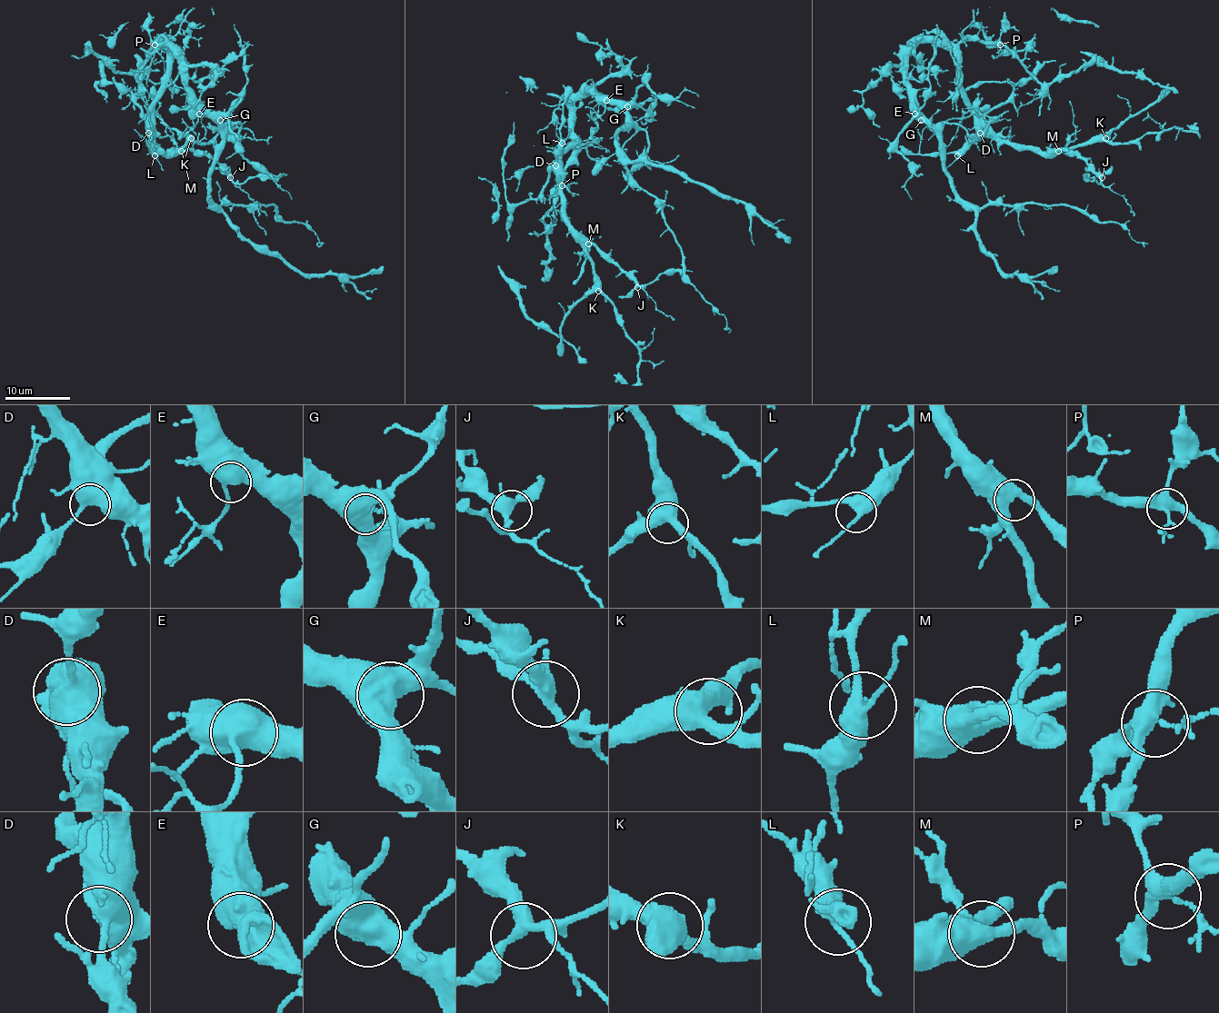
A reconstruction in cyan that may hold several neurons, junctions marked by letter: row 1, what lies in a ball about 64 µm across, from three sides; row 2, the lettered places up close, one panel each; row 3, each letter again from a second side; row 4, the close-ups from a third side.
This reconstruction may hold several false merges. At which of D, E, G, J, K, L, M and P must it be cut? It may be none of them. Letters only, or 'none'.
none

